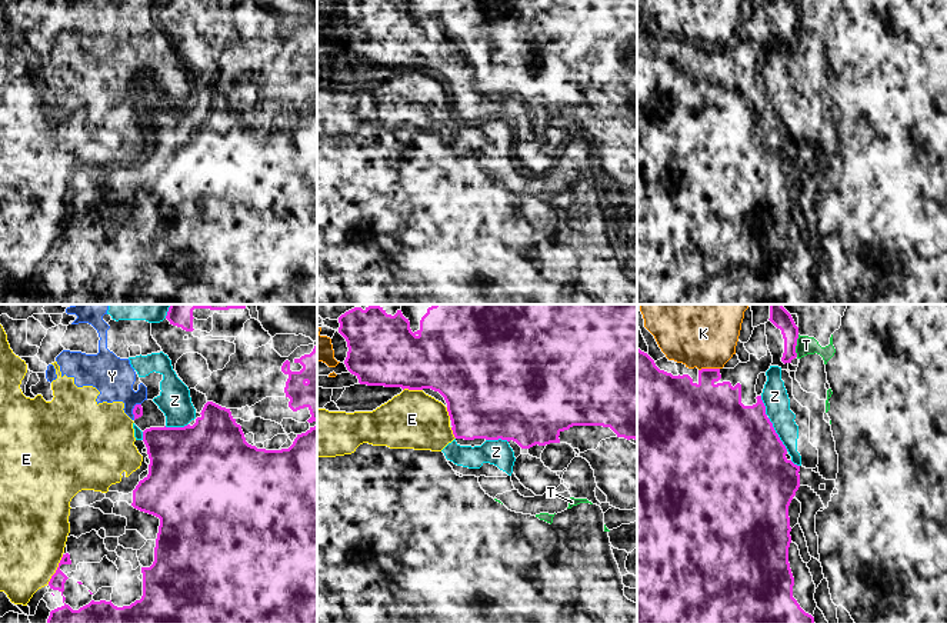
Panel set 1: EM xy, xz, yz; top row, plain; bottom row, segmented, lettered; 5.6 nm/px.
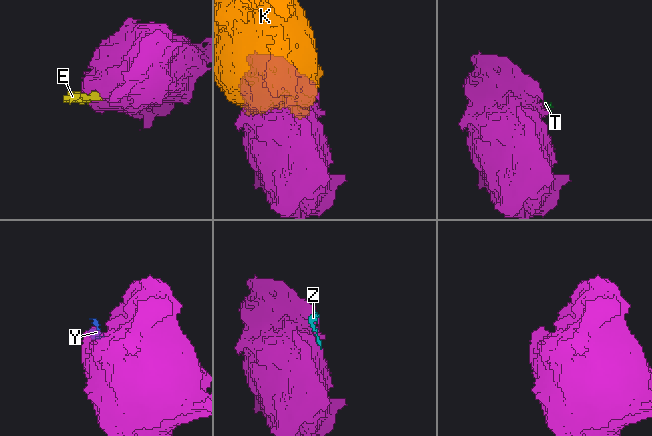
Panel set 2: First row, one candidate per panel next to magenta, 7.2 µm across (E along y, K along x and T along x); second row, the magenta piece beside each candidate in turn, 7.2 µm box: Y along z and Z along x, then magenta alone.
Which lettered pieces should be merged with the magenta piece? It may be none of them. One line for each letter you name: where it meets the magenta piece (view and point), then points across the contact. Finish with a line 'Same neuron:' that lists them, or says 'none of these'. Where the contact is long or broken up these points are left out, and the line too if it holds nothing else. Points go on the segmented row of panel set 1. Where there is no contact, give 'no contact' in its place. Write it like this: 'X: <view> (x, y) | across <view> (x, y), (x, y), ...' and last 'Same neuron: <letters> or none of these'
Same neuron: none of these

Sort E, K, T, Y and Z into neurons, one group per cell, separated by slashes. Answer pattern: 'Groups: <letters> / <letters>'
Groups: E T Y Z / K

